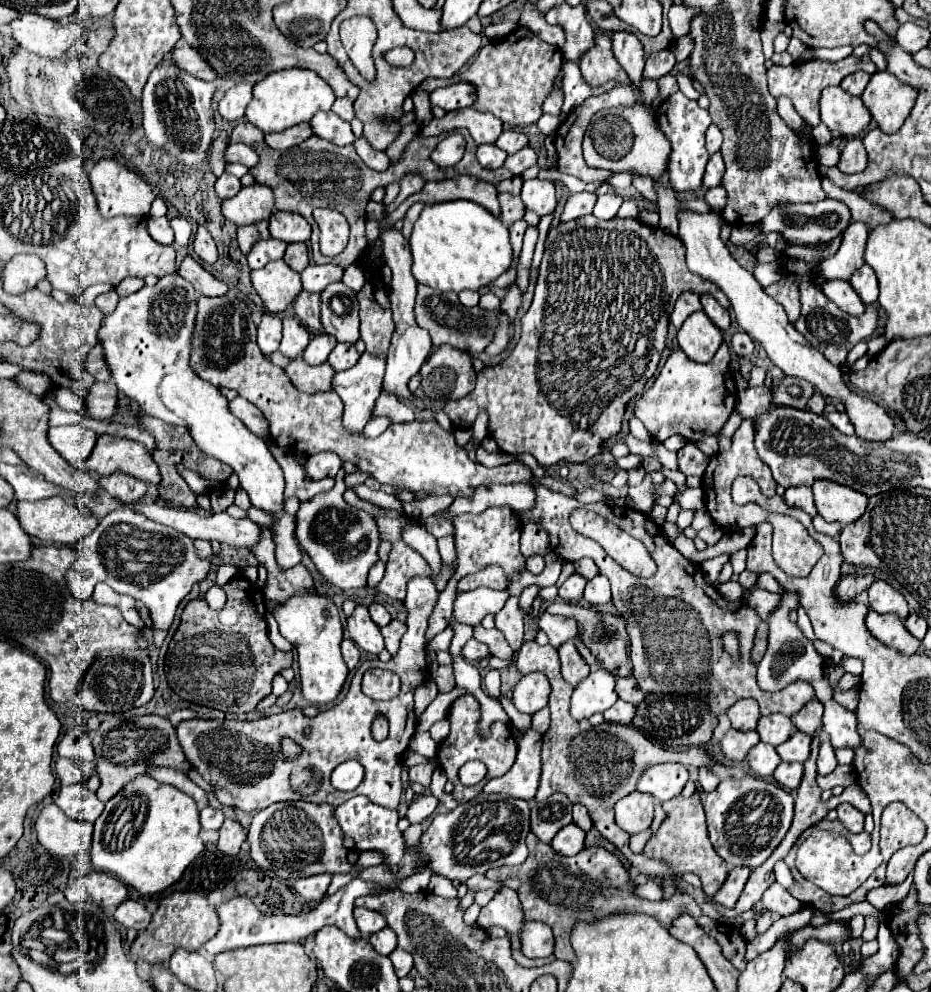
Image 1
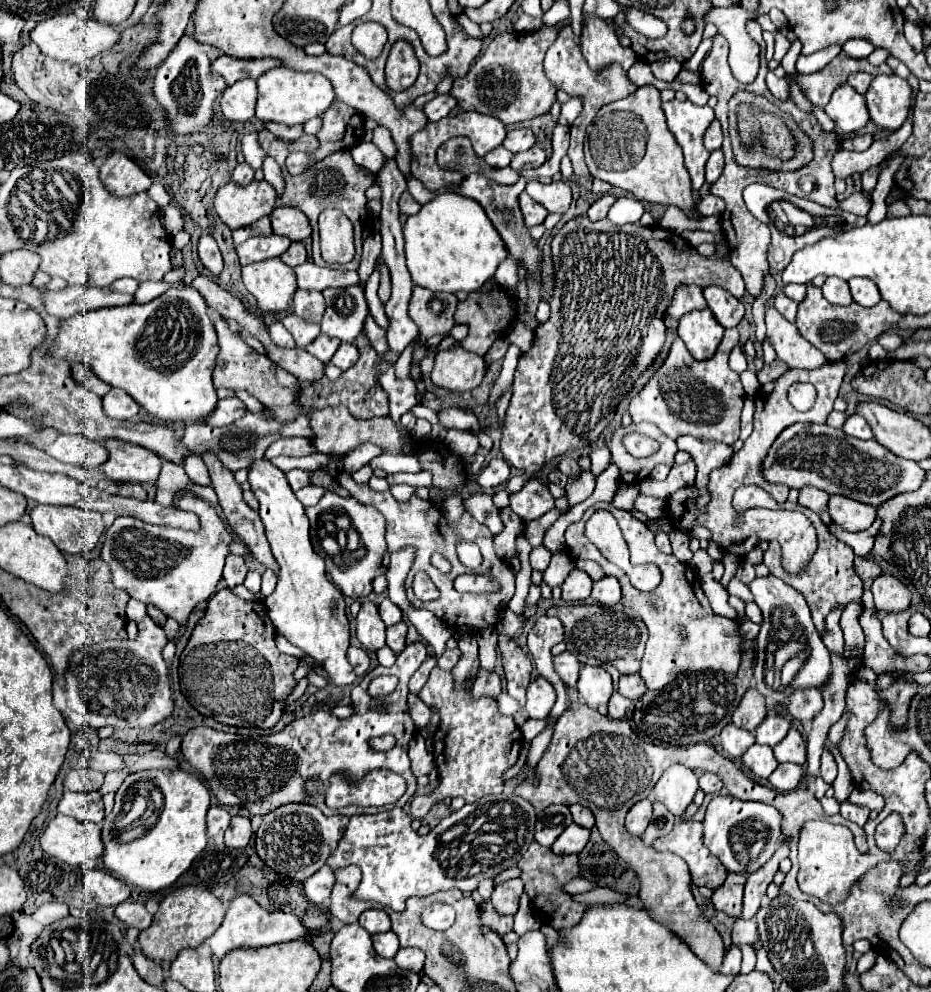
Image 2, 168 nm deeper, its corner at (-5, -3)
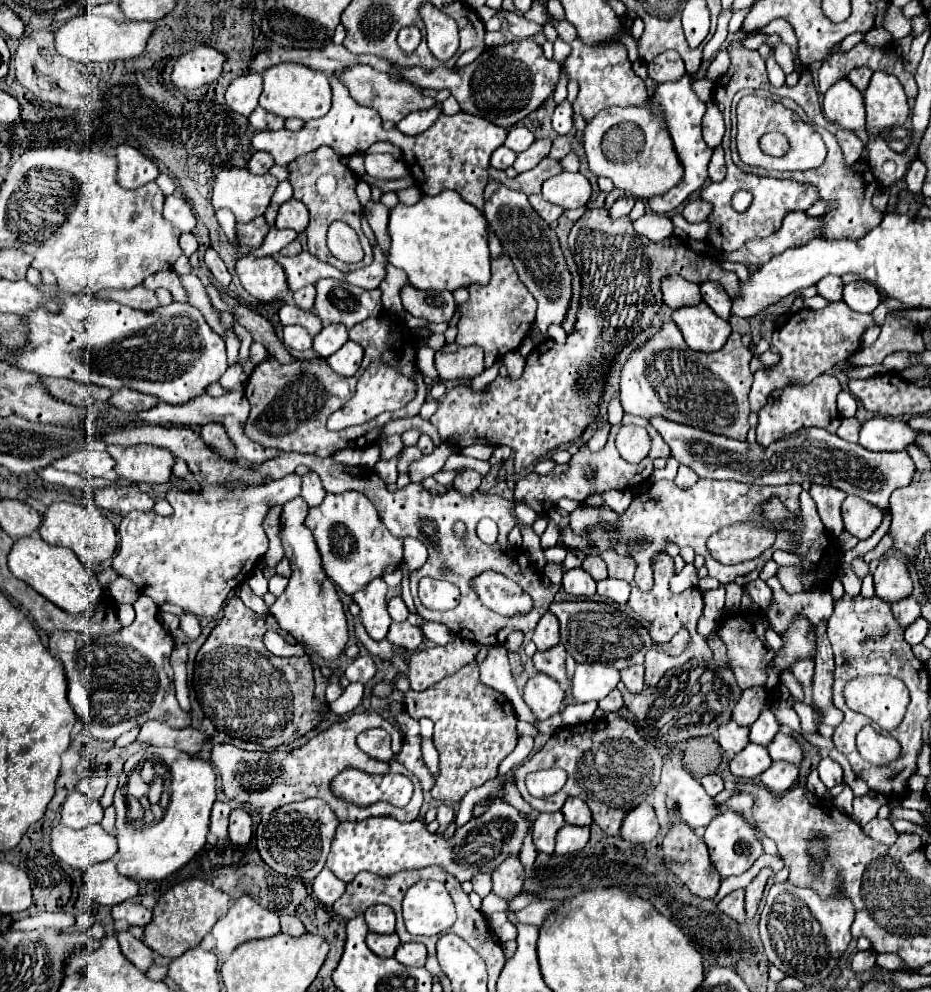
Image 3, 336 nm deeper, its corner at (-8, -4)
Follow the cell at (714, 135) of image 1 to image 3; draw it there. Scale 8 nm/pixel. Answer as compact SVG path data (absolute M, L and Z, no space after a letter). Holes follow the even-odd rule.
M708 101L706 103L708 111L702 119L702 135L704 135L704 141L708 147L718 147L722 143L722 137L724 137L724 119L722 119L722 113L716 105L716 101Z

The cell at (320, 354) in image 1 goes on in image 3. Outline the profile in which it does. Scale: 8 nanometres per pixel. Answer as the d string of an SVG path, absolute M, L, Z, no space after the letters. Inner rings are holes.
M330 323L330 325L326 325L326 327L314 337L312 349L314 349L320 357L330 357L330 355L336 353L346 341L348 341L348 329L342 327L340 323Z

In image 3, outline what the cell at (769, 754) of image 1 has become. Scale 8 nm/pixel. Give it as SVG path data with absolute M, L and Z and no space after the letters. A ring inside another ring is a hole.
M750 743L742 753L734 755L734 759L730 761L730 771L742 779L754 779L754 777L760 777L762 771L766 771L770 765L772 765L772 759L766 747Z

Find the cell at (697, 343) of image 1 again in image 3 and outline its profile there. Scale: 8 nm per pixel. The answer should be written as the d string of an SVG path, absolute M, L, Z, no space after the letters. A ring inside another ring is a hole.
M700 303L696 307L676 309L672 313L672 319L682 331L686 345L702 353L714 353L722 349L732 333L730 323L718 319L718 315L714 315L714 311L706 307L706 303Z

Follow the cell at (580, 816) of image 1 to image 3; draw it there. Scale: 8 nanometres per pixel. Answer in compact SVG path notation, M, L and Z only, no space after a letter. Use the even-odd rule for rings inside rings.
M570 797L564 803L562 813L564 813L568 825L582 825L582 827L586 825L588 827L592 823L592 813L590 813L588 805L582 799L578 799L578 797Z

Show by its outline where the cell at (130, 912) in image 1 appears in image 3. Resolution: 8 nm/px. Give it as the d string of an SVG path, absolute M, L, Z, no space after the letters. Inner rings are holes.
M124 901L124 903L118 903L112 907L112 917L114 919L126 919L130 925L146 927L152 919L152 911L148 911L142 905L134 905L130 901Z

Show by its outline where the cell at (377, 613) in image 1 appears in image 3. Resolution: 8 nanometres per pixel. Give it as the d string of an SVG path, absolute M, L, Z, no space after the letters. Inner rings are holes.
M392 597L392 599L388 601L388 613L390 613L392 621L406 621L410 611L408 611L408 607L404 605L402 597Z

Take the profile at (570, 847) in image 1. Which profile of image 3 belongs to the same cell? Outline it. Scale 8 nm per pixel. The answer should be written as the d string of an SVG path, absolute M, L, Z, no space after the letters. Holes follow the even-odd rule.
M564 825L558 835L556 835L556 855L566 855L566 853L576 853L586 847L590 839L590 827L574 827L574 825Z

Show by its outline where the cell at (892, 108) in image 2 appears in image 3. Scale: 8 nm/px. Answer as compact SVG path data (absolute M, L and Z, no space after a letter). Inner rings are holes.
M876 71L868 89L864 91L866 103L866 125L870 129L900 127L910 115L908 97L904 87L894 75Z

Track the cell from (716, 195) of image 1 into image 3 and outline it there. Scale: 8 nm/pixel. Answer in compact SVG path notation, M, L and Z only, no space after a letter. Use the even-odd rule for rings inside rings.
M698 199L698 201L688 201L682 215L686 217L686 221L698 223L698 221L706 221L710 217L710 211L712 211L710 203L706 203L704 199Z

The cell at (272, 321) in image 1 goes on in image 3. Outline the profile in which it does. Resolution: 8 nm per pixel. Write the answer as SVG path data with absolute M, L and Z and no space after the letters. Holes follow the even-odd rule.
M300 325L284 327L282 341L284 341L284 345L288 345L290 349L296 349L296 351L304 351L304 349L310 349L312 347L312 337Z

